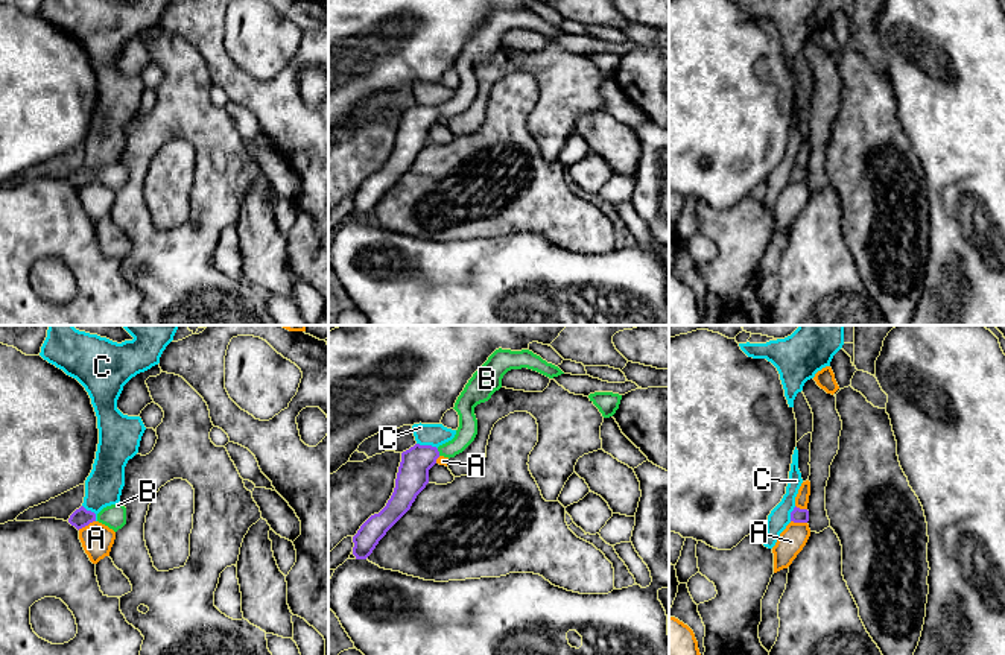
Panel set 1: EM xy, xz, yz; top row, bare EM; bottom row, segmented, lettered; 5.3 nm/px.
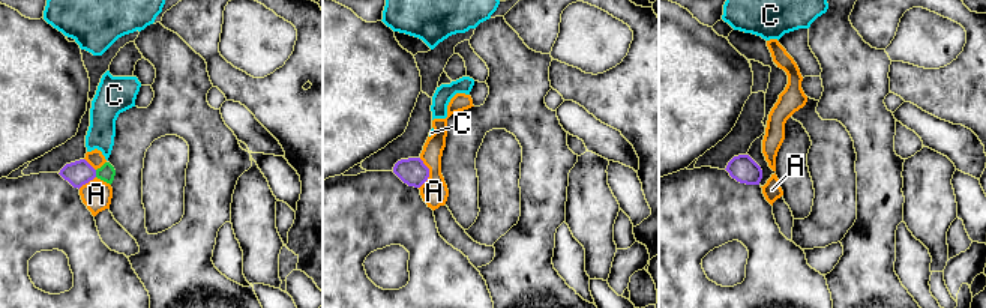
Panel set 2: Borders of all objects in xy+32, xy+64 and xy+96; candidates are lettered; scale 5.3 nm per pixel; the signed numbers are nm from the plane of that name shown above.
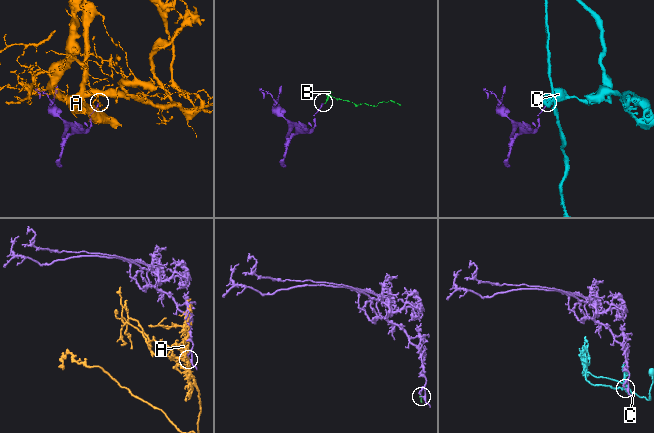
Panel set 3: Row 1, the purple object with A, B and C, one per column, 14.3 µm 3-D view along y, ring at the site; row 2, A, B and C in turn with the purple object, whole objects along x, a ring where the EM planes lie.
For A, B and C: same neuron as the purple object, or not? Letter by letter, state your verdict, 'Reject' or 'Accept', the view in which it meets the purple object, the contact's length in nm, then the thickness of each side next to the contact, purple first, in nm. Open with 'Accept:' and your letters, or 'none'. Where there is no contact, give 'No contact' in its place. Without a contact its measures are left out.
Accept: B
A: Reject. Touches purple in xy. Shared border 110 nm. Thickness 100 nm (purple) against 170 nm
B: Accept. Touches purple in xz. Shared border 40 nm. Thickness 170 nm (purple) against 110 nm
C: Reject. Touches purple in xz. Shared border 120 nm. Thickness 170 nm (purple) against 120 nm

